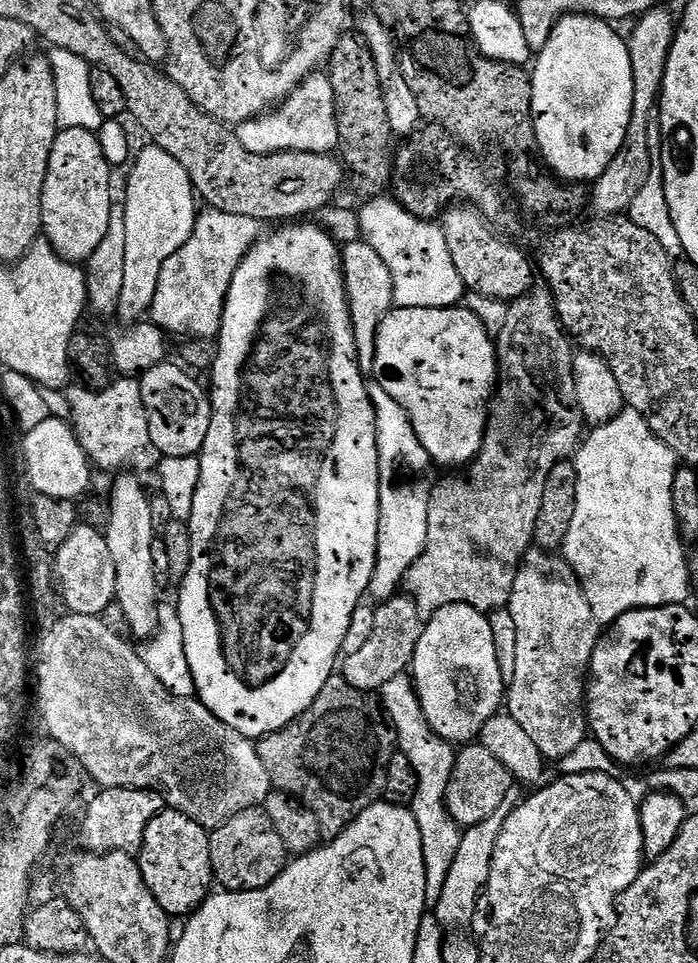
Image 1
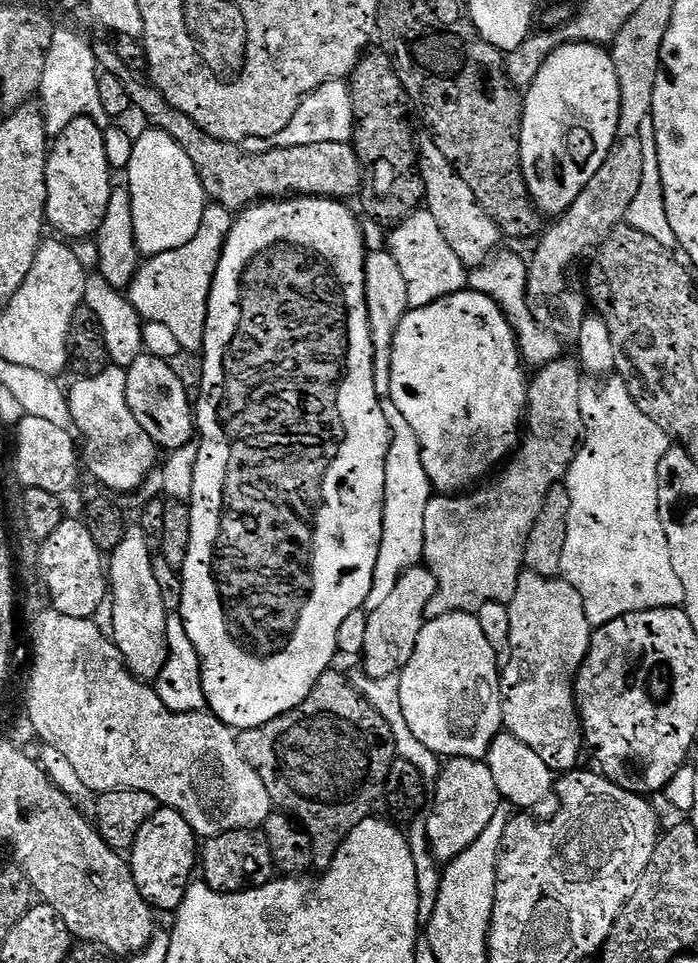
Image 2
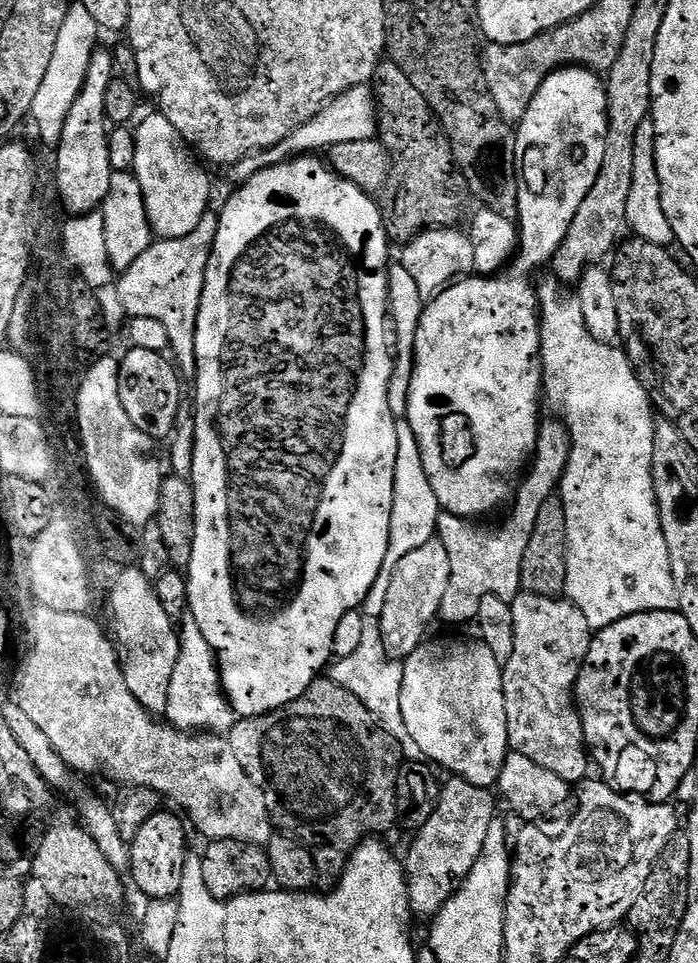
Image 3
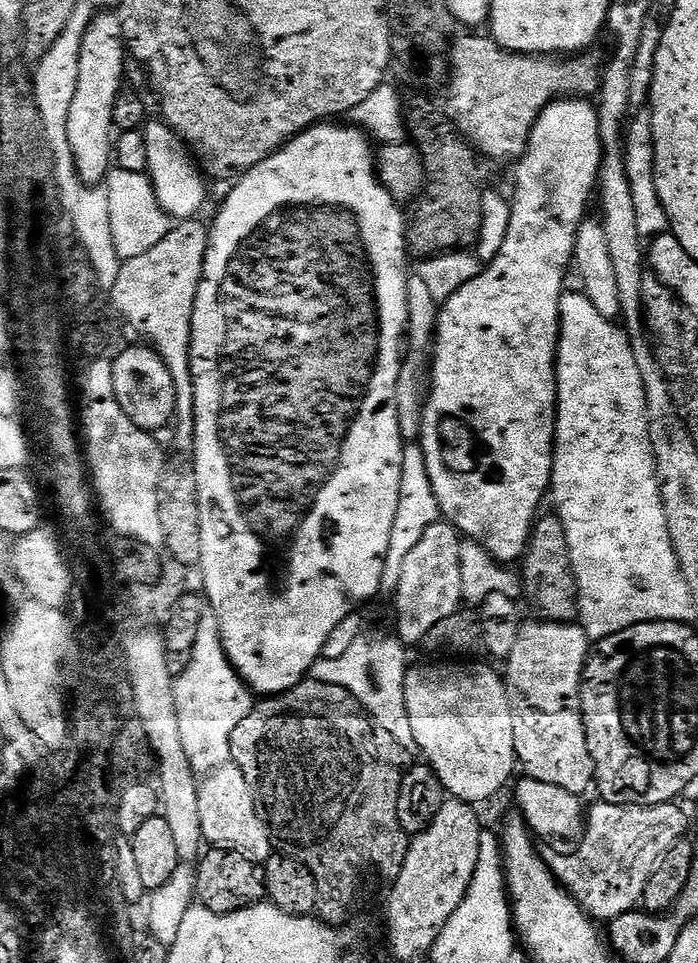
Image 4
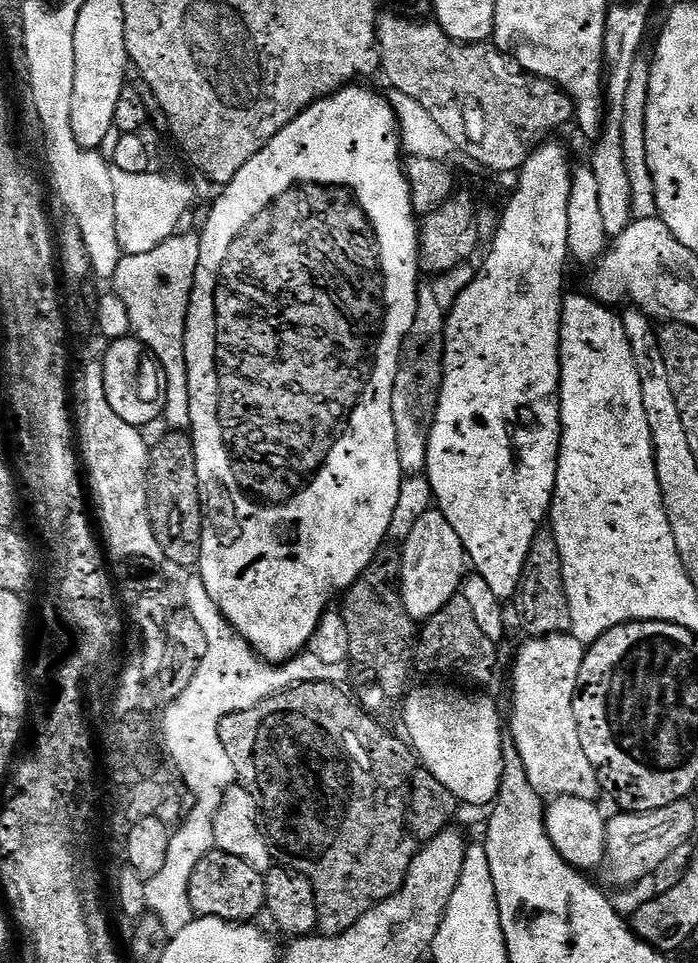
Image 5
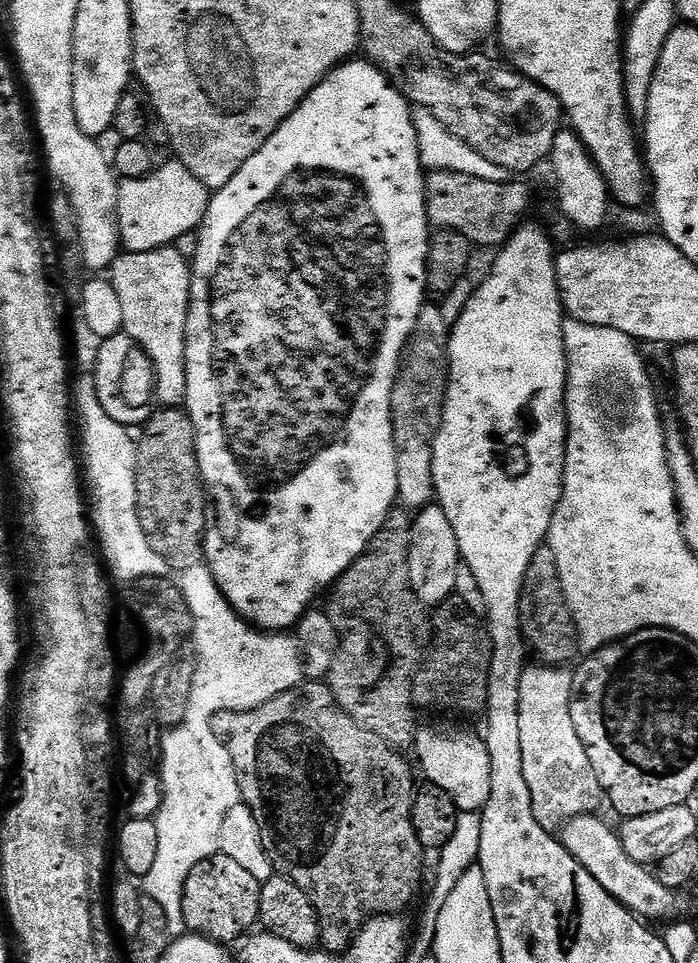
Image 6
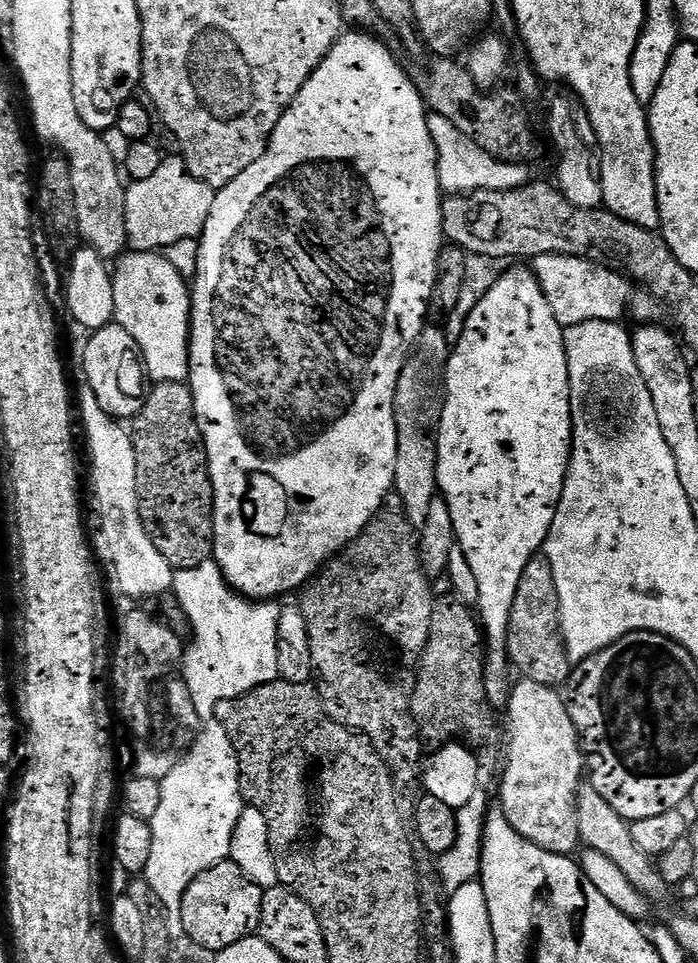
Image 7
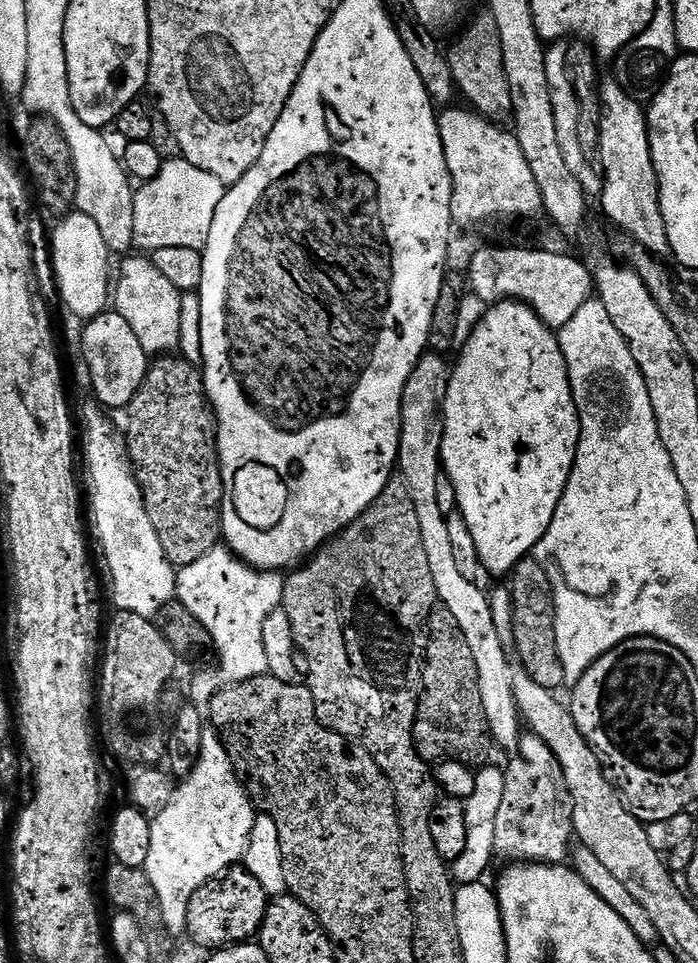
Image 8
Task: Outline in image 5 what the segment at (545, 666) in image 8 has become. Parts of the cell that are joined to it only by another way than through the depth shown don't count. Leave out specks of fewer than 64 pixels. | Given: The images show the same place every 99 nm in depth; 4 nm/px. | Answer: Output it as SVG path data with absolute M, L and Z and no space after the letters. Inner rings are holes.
M542 530L534 538L530 546L530 554L526 554L526 566L520 579L520 620L528 631L529 637L558 636L572 631L570 618L570 602L566 598L566 586L562 574L562 558L558 554L558 542L551 531Z

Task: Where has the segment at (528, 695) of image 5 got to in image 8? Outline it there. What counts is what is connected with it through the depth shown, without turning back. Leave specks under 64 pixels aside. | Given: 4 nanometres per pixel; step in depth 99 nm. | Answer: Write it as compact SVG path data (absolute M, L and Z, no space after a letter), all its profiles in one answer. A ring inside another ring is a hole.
M531 734L521 735L520 747L518 755L524 760L516 760L504 772L504 793L502 794L502 806L497 816L497 825L494 829L494 848L497 857L505 856L508 862L535 862L538 864L564 864L569 859L570 847L568 843L573 843L574 833L572 830L572 795L566 786L566 778L564 777L562 766L558 762L558 758L554 756L550 750L550 746L546 742L542 742L540 736Z

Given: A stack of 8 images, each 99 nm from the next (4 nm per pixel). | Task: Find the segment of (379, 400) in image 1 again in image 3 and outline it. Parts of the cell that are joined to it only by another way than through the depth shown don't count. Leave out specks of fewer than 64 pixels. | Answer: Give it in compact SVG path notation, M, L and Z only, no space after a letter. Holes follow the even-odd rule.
M407 419L396 421L398 430L398 462L394 466L394 506L390 514L390 546L386 546L386 562L382 562L382 570L378 578L374 578L374 586L370 586L370 594L366 594L362 611L369 620L379 620L382 609L386 606L386 594L390 591L390 577L394 569L406 554L418 550L418 546L426 546L436 536L436 523L442 511L438 498L434 498L434 489L430 487L430 478L426 478L426 466L422 466L422 454L416 441L416 435Z

